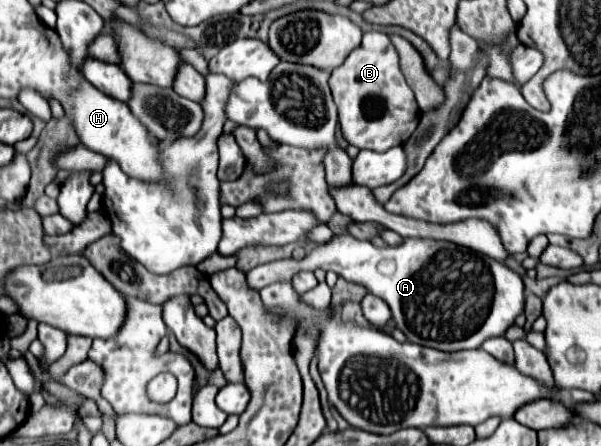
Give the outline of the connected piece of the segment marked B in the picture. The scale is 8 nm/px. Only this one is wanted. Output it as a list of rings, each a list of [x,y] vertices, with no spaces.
[[[378,31],[366,33],[360,47],[348,55],[340,69],[332,71],[328,83],[338,107],[342,135],[350,145],[382,153],[388,147],[402,145],[414,133],[420,107],[416,105],[414,93],[400,71],[396,47],[388,35]]]

